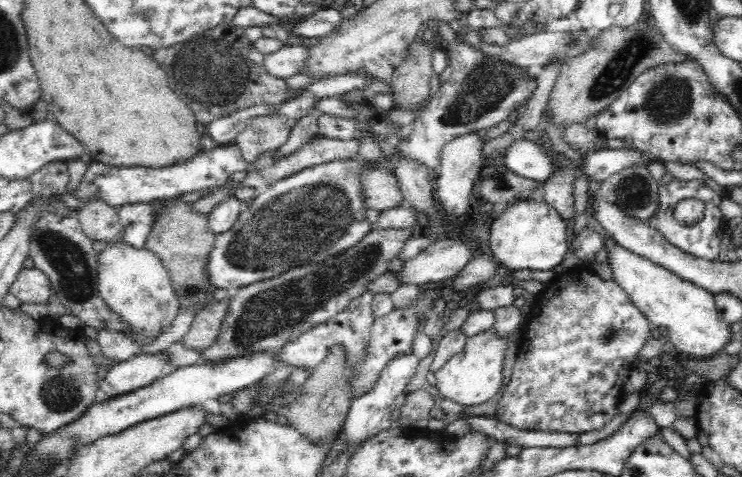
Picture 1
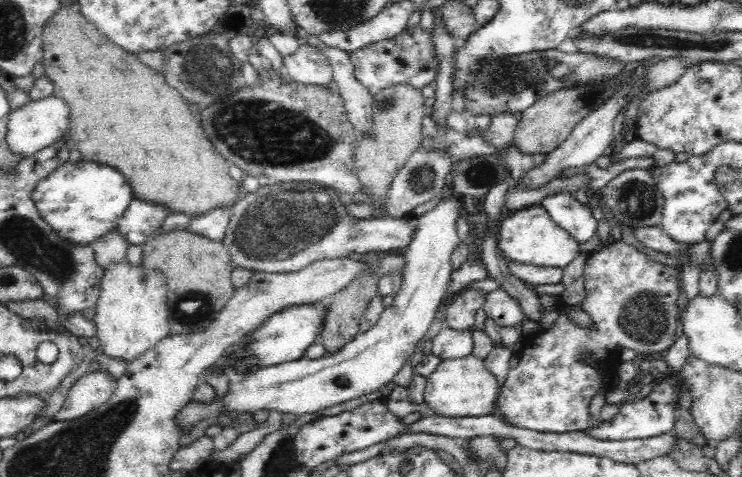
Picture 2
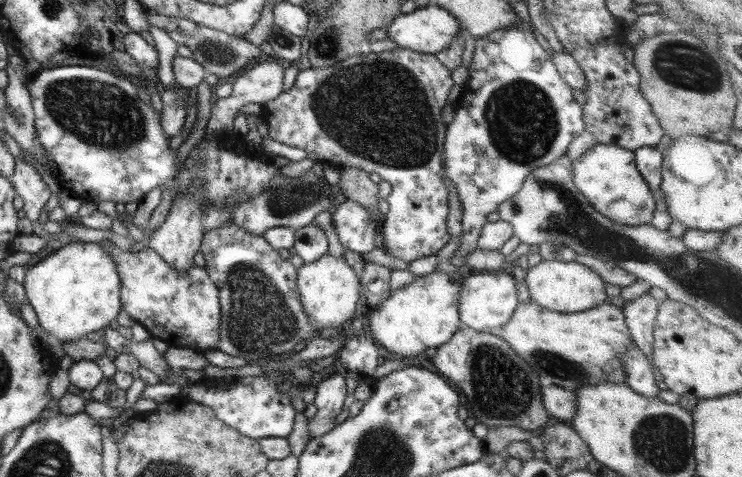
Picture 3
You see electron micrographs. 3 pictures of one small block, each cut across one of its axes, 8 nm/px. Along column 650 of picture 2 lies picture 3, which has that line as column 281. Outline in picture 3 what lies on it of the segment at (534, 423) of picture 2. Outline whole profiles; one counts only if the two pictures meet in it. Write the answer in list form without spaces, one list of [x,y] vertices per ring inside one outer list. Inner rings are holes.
[[[231,224],[205,231],[200,244],[204,269],[218,288],[220,319],[217,351],[229,356],[259,362],[268,355],[293,349],[299,342],[305,344],[317,332],[304,316],[296,291],[296,268],[289,259],[281,259],[263,236],[251,236]]]

